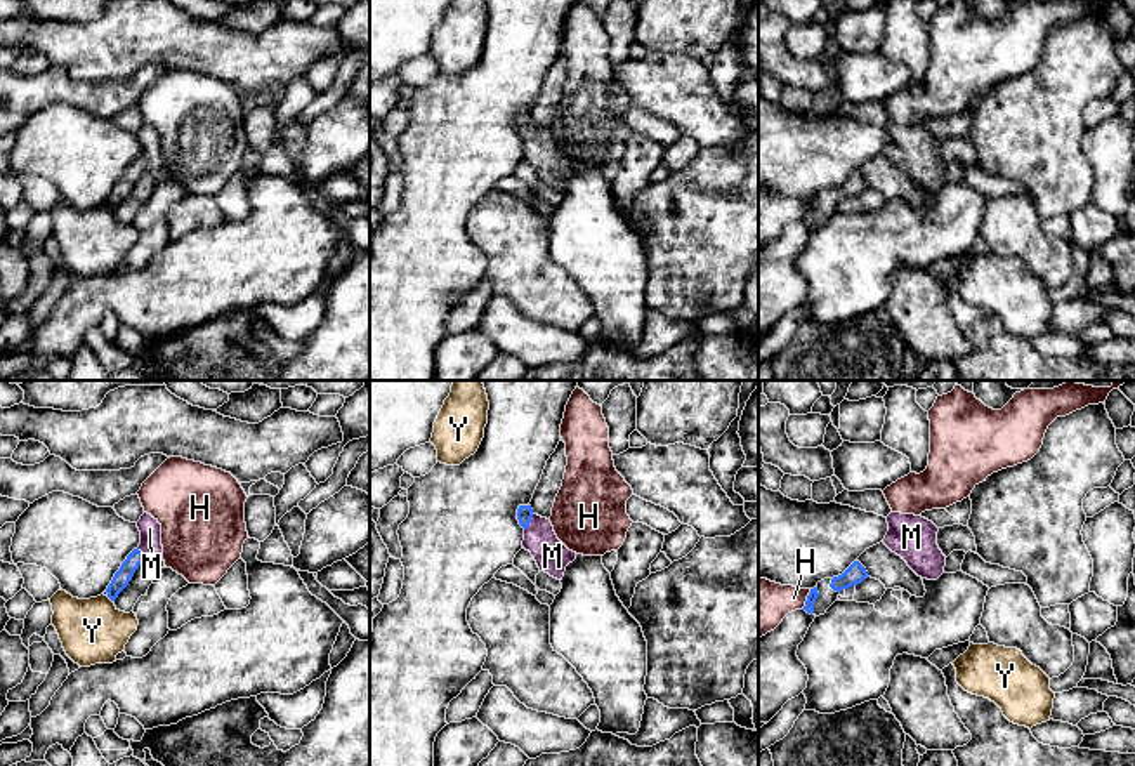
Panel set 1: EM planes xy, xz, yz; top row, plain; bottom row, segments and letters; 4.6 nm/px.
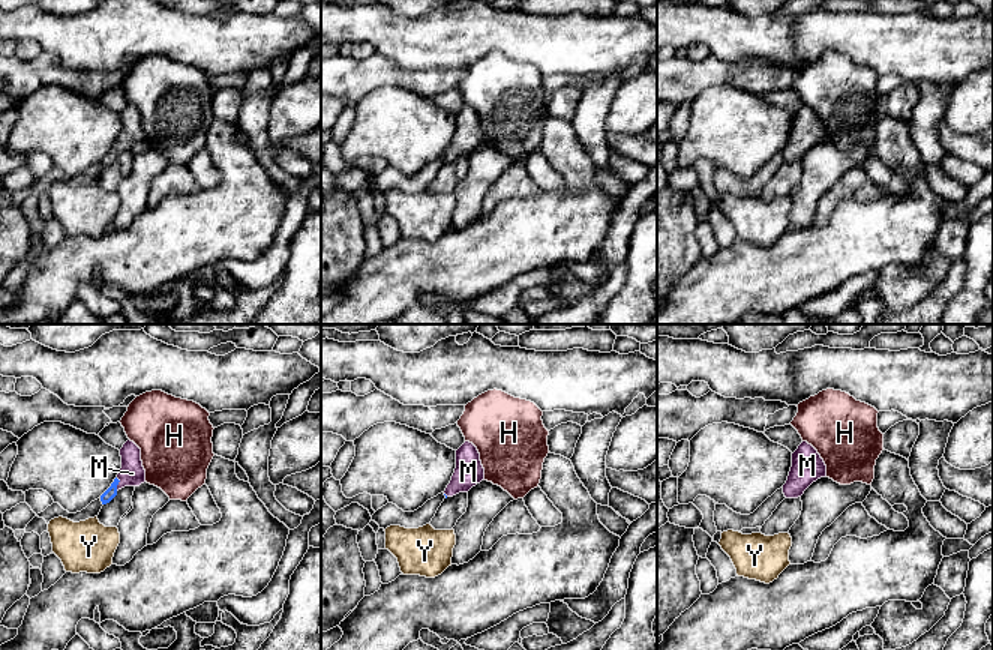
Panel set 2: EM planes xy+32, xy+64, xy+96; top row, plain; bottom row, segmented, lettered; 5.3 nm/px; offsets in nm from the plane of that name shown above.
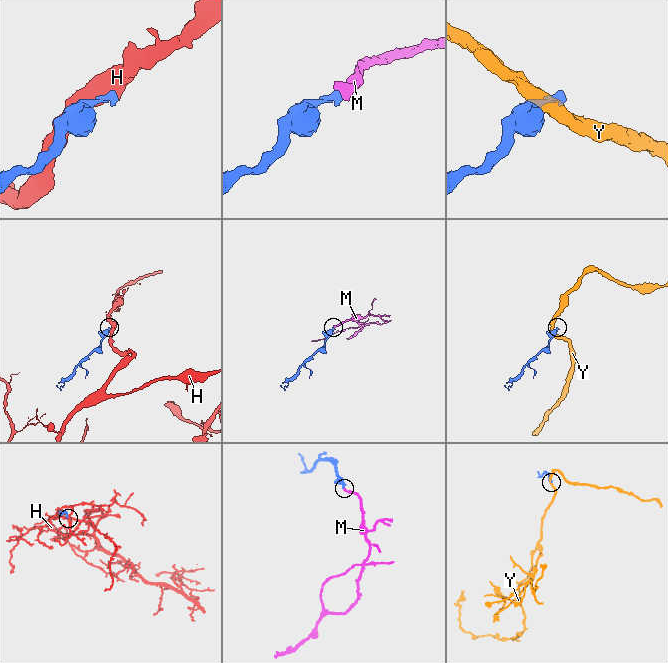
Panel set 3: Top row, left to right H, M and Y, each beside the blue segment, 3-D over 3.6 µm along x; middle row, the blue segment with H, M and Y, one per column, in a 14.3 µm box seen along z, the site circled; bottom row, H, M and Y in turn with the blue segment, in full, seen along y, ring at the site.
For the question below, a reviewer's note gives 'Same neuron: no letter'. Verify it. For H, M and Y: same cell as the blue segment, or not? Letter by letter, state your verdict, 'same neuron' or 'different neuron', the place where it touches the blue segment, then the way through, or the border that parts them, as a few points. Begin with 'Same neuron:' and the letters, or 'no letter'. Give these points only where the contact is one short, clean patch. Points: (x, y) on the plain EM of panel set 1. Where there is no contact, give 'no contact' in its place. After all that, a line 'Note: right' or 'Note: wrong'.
Same neuron: M
H: different neuron; contact yz (807, 209)
M: same neuron; contact xz (530, 132); way xz (524, 124), (530, 132), (552, 167)
Y: different neuron; contact xy (110, 209); border xy (106, 207), (111, 212)
Note: wrong

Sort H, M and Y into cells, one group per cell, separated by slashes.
H / M / Y

